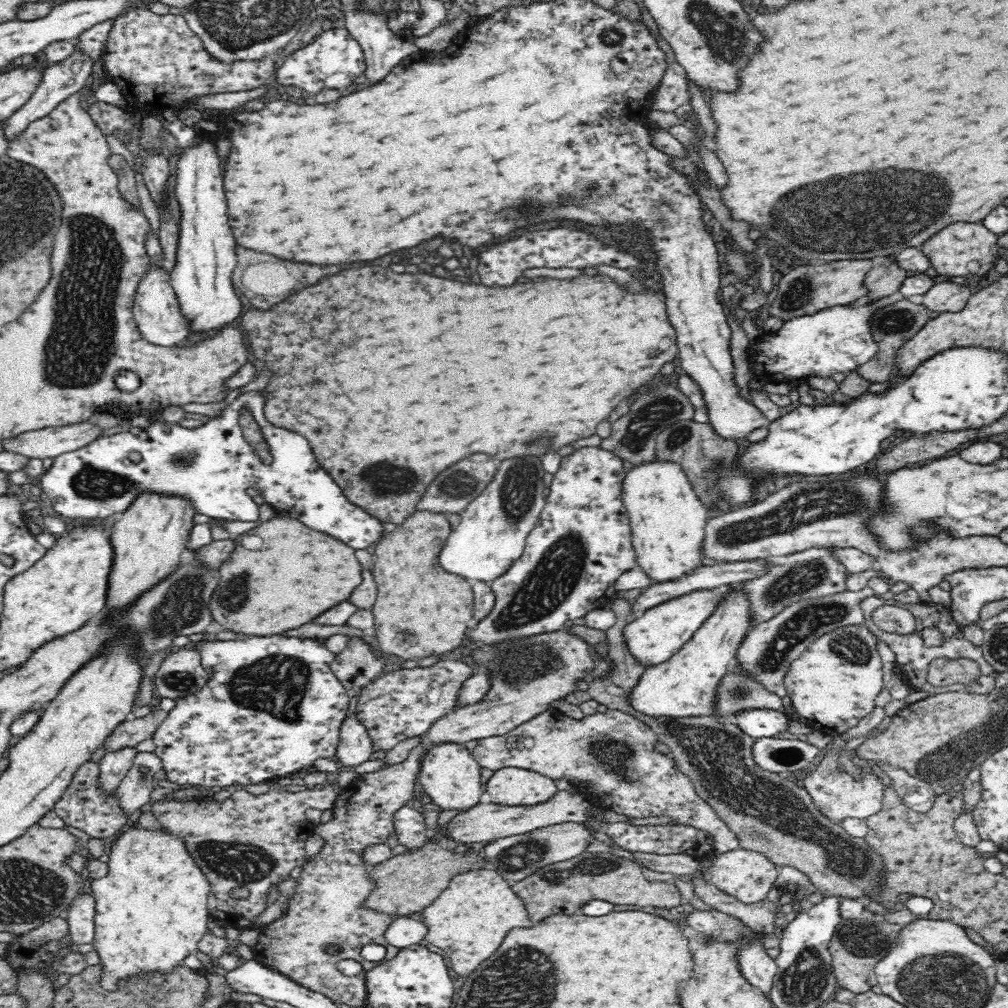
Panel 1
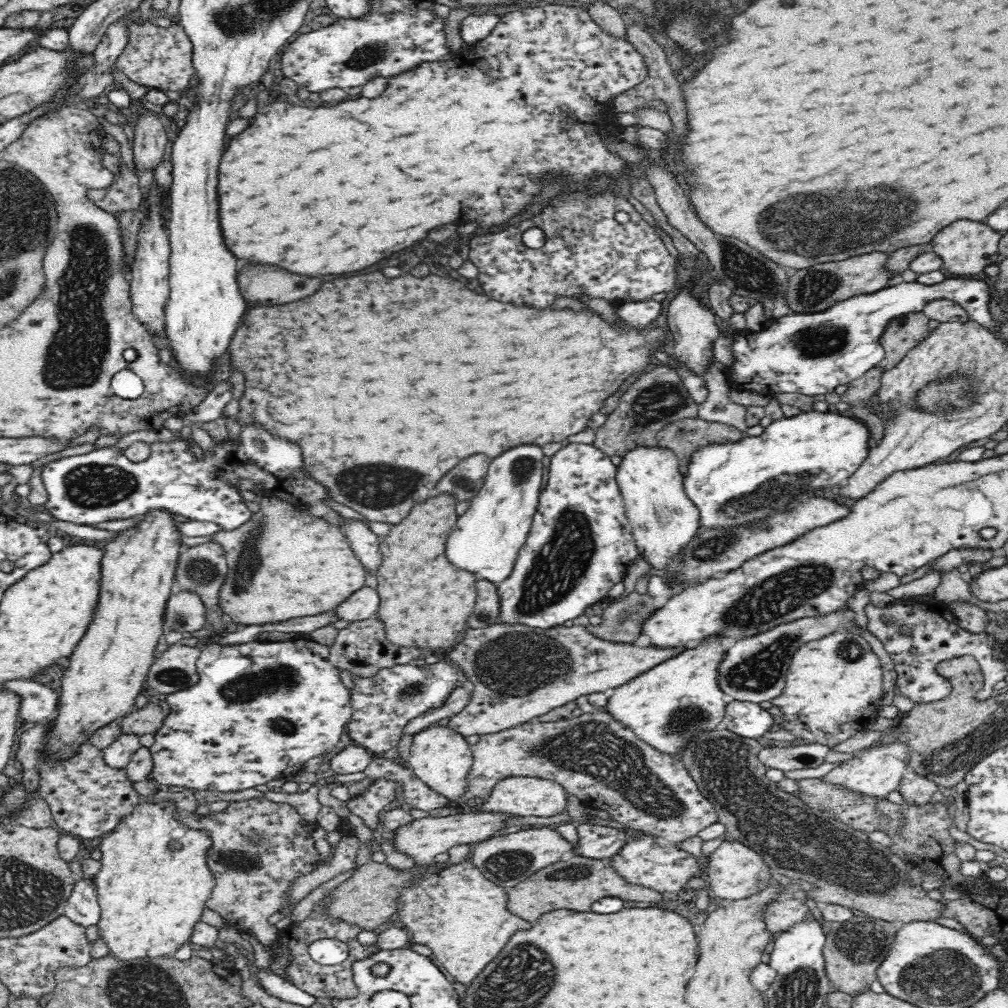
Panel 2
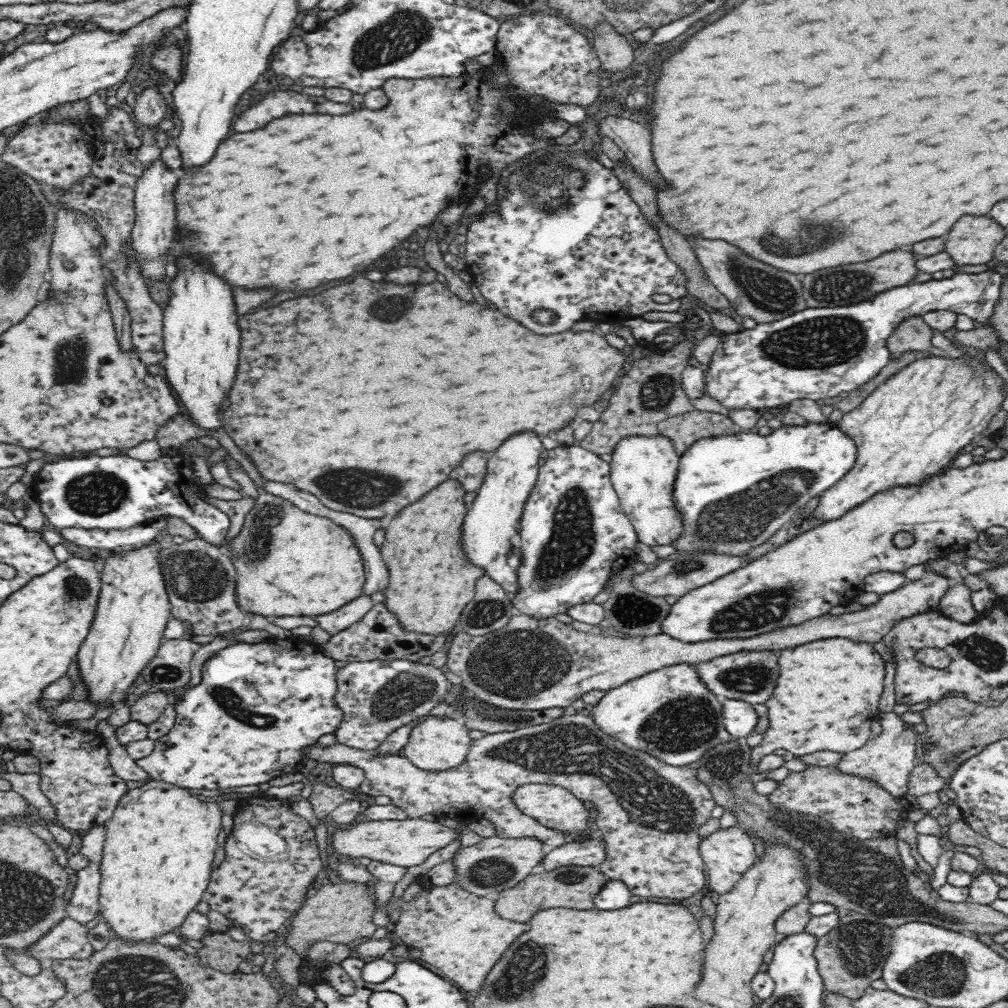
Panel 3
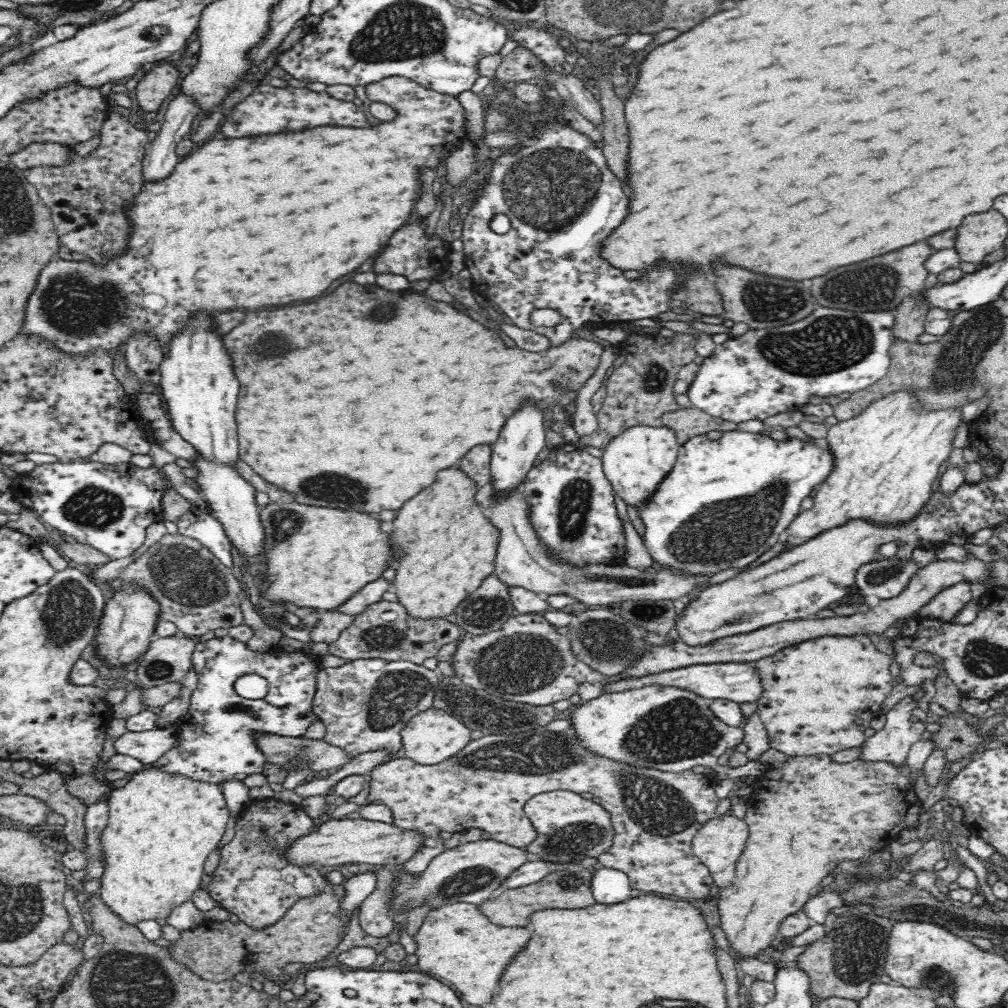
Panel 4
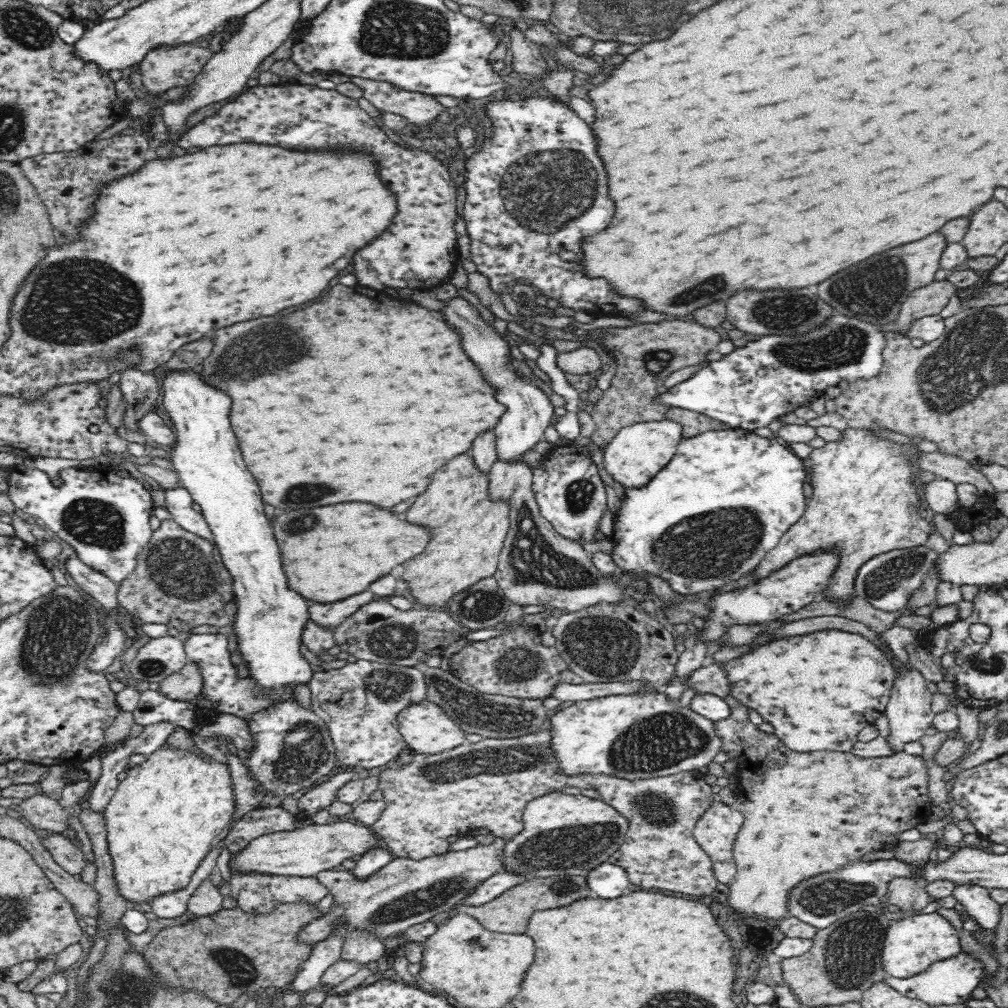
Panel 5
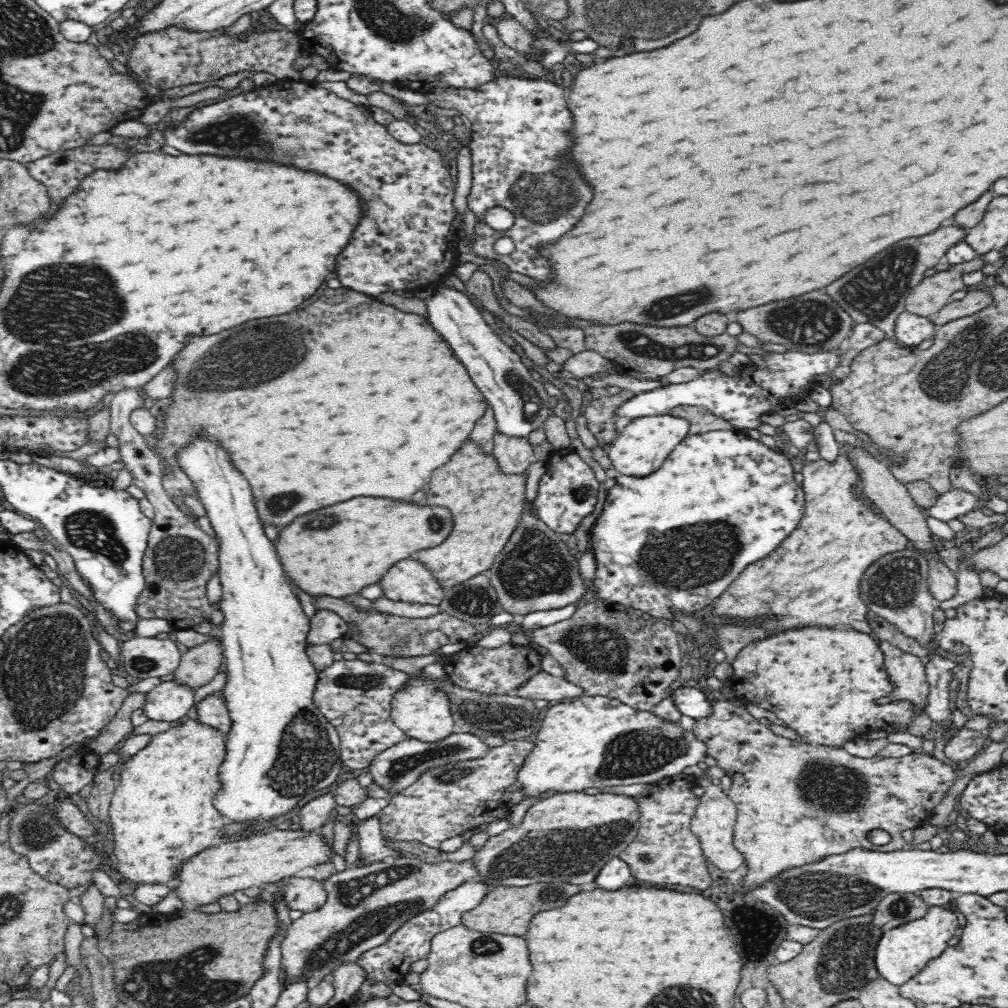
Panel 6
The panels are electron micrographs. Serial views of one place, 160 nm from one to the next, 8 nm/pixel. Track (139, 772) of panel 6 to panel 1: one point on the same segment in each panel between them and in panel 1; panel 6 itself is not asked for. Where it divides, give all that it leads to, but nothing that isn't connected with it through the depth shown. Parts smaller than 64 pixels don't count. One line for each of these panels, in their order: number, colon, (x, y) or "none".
1: (151, 909)
2: (154, 880)
3: (157, 858)
4: (161, 827)
5: (161, 821)

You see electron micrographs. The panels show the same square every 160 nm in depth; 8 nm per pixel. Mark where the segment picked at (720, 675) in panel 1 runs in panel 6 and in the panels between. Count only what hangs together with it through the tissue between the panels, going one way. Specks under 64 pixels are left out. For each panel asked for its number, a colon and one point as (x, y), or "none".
2: (667, 707)
3: (669, 714)
4: (669, 729)
5: (633, 737)
6: (592, 742)

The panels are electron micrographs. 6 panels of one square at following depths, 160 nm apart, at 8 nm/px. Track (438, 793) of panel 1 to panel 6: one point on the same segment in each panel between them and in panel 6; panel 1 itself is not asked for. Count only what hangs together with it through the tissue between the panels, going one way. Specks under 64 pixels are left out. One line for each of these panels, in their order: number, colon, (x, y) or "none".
2: (441, 757)
3: (436, 743)
4: (431, 736)
5: (427, 729)
6: (421, 709)

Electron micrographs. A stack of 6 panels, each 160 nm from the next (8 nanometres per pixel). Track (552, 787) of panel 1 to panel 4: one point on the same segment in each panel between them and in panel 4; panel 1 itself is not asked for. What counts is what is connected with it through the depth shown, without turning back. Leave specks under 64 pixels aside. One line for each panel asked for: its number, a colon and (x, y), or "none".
2: (523, 795)
3: (555, 807)
4: (569, 828)

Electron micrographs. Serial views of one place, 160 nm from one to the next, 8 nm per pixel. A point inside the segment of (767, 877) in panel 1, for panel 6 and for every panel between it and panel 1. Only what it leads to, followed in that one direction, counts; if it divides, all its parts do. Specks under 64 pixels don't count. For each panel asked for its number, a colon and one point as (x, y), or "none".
2: (734, 870)
3: (727, 852)
4: (719, 843)
5: (716, 829)
6: (714, 820)

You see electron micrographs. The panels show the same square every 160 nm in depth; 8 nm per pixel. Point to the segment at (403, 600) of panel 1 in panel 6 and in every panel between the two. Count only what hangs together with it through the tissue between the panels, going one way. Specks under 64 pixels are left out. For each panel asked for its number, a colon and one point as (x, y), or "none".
2: (424, 601)
3: (426, 537)
4: (450, 544)
5: (469, 527)
6: (486, 502)

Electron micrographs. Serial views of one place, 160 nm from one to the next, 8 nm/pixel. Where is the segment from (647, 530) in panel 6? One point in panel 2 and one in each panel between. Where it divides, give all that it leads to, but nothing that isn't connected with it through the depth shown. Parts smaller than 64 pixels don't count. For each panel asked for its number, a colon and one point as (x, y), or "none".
2: (733, 484)
3: (733, 492)
4: (749, 486)
5: (676, 527)

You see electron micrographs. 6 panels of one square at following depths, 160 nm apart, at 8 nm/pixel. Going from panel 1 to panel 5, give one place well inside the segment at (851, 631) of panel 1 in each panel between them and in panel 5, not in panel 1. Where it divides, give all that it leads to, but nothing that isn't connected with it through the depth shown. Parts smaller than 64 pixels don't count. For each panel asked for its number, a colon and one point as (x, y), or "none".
2: (833, 690)
3: (828, 693)
4: (812, 693)
5: (818, 691)

